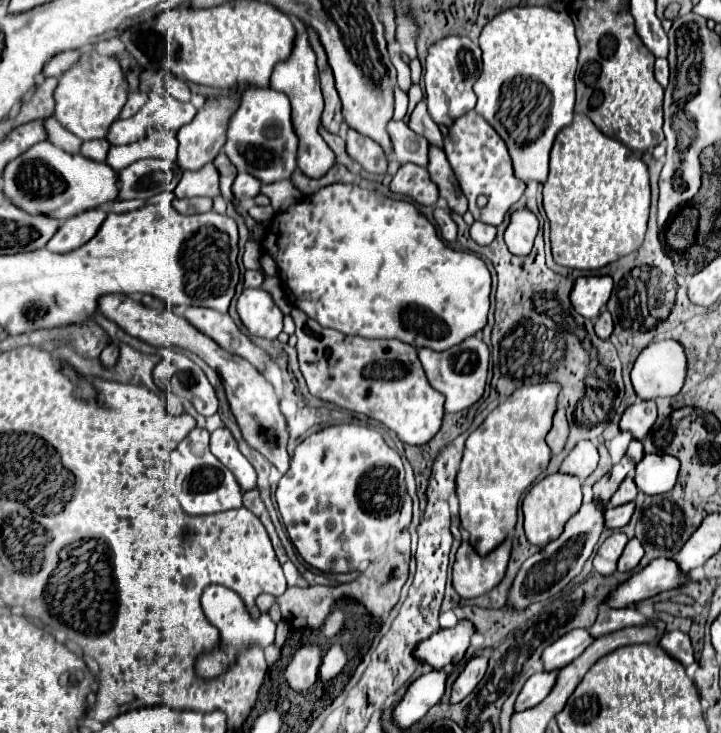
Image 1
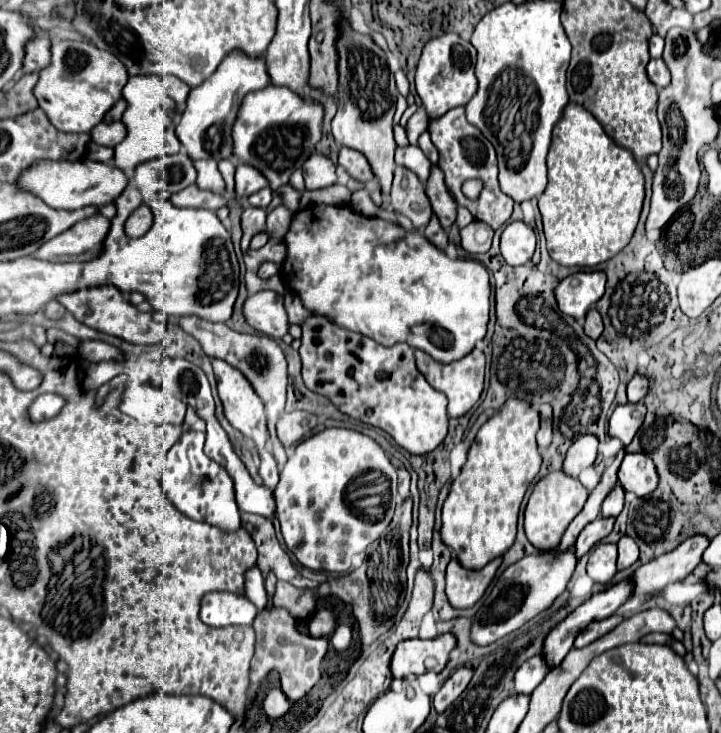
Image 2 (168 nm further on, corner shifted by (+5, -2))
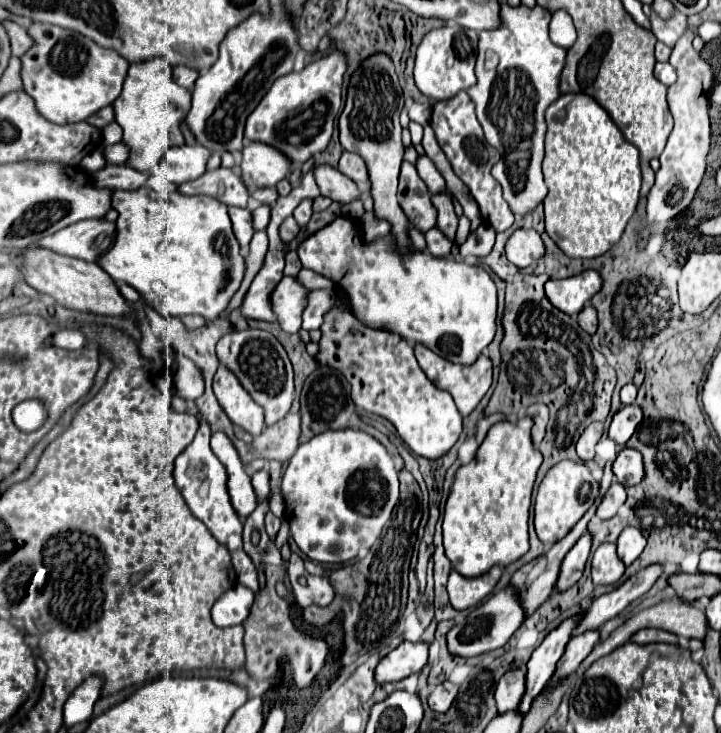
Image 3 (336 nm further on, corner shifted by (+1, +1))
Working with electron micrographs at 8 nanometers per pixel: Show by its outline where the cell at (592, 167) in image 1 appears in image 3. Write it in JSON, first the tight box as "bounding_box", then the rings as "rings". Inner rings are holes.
{"bounding_box":[543,93,641,259],"rings":[[[585,93],[561,95],[545,113],[547,139],[543,175],[549,187],[545,197],[545,231],[571,259],[593,259],[607,253],[623,235],[633,217],[641,169],[639,151],[627,143],[607,111]]]}

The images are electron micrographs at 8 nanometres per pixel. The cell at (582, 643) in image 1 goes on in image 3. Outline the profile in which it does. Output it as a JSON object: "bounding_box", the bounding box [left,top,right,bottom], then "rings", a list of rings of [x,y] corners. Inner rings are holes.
{"bounding_box":[495,667,527,713],"rings":[[[525,667],[511,669],[501,677],[497,691],[495,691],[499,713],[519,707],[519,699],[523,697],[523,675],[527,675]]]}

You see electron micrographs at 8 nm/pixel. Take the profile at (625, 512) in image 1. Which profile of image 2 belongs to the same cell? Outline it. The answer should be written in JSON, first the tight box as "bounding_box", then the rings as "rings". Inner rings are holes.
{"bounding_box":[573,518,615,560],"rings":[[[597,518],[587,528],[583,528],[583,532],[579,534],[579,538],[573,546],[577,560],[581,560],[583,554],[587,554],[595,544],[599,544],[613,530],[613,522],[615,522],[615,518]]]}

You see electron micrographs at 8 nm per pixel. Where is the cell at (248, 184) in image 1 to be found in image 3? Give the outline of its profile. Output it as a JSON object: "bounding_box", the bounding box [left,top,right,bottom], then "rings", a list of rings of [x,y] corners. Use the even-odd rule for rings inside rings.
{"bounding_box":[243,143,291,189],"rings":[[[245,143],[243,147],[243,183],[249,189],[275,187],[291,169],[289,159],[263,143]]]}

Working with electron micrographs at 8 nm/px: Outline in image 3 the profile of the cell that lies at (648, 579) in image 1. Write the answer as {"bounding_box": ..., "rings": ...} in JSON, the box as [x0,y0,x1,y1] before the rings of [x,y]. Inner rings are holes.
{"bounding_box":[519,613,583,715],"rings":[[[583,613],[565,619],[533,651],[533,655],[531,655],[531,659],[527,663],[527,689],[525,689],[525,695],[523,695],[521,703],[519,703],[519,711],[523,715],[529,711],[531,701],[545,689],[551,675],[555,673],[557,661],[563,657],[565,645],[573,637],[573,629],[575,629],[575,623],[579,623],[579,617],[583,617]]]}

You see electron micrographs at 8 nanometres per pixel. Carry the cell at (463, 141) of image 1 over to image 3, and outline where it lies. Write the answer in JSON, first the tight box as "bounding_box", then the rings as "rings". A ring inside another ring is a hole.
{"bounding_box":[431,91,515,231],"rings":[[[465,91],[457,93],[453,99],[439,101],[439,105],[437,103],[433,105],[431,127],[435,131],[439,147],[443,149],[443,153],[447,155],[447,159],[451,163],[455,175],[469,187],[473,199],[477,201],[483,221],[487,221],[495,231],[509,229],[515,221],[515,215],[513,215],[511,207],[507,207],[501,187],[491,175],[491,167],[499,161],[501,155],[483,137],[483,129],[475,117],[475,107],[473,107],[471,99],[465,95]]]}

